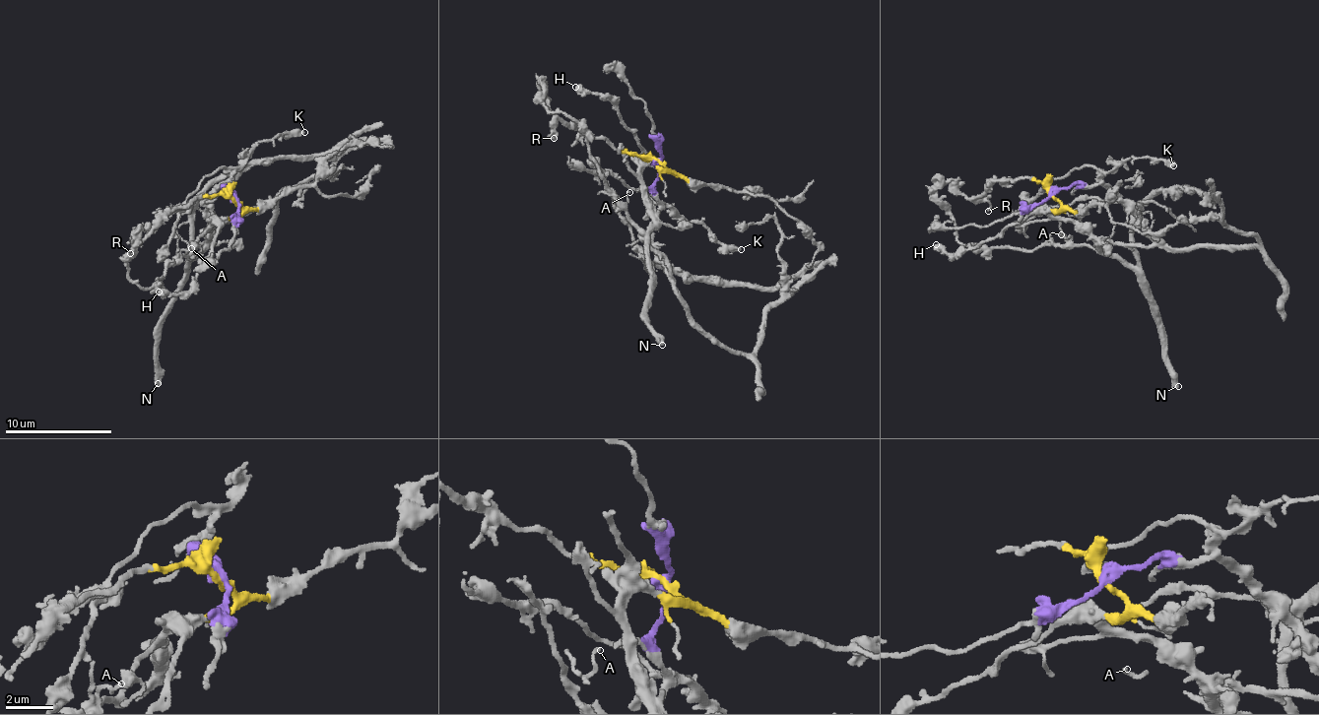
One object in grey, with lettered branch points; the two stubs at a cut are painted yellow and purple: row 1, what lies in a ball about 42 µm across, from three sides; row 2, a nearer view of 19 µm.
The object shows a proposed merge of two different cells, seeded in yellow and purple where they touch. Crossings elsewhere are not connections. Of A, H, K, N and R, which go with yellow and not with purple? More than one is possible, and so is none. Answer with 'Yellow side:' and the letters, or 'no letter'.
Yellow side: H, N, R

